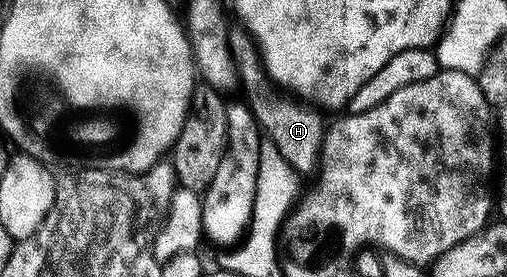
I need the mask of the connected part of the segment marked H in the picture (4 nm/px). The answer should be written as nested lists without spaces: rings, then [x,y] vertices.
[[[239,26],[235,29],[232,27],[227,33],[227,38],[231,56],[238,70],[239,86],[240,89],[243,88],[242,95],[245,103],[253,110],[255,121],[266,139],[273,141],[277,150],[280,150],[281,156],[297,174],[314,173],[321,160],[323,138],[326,132],[327,124],[321,116],[323,114],[314,105],[301,100],[295,102],[289,96],[290,93],[278,88],[273,78],[267,73],[258,45],[246,29]]]

